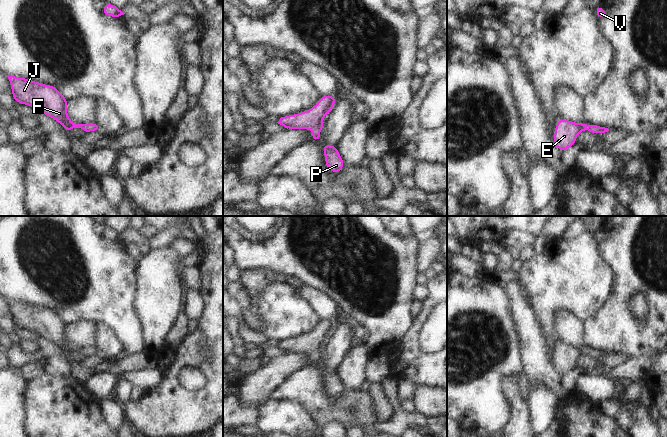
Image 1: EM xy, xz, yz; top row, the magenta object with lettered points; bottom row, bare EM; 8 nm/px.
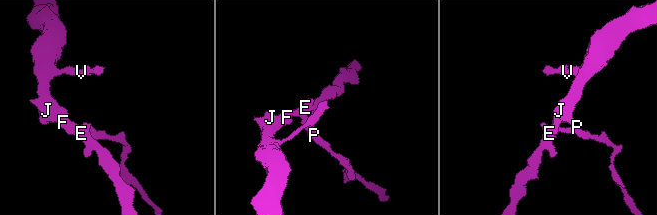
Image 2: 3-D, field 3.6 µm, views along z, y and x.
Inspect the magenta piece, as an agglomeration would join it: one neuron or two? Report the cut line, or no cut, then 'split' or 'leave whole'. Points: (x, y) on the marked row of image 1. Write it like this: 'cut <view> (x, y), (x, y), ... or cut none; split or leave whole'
cut none; leave whole

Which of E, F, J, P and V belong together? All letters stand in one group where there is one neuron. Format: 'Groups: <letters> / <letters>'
Groups: E F J P V.

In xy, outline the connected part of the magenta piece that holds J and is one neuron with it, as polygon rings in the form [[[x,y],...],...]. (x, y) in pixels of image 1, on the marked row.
[[[7,76],[12,88],[12,97],[16,103],[34,107],[64,127],[64,131],[70,132],[74,128],[81,128],[84,133],[91,131],[100,132],[99,123],[75,124],[67,113],[68,99],[53,85],[41,84],[36,81]]]

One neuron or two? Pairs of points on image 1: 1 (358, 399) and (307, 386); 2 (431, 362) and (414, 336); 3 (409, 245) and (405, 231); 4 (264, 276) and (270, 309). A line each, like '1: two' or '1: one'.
1: one
2: one
3: two
4: two

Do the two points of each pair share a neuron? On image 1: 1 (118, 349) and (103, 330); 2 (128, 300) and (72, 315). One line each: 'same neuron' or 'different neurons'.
1: same neuron
2: same neuron

